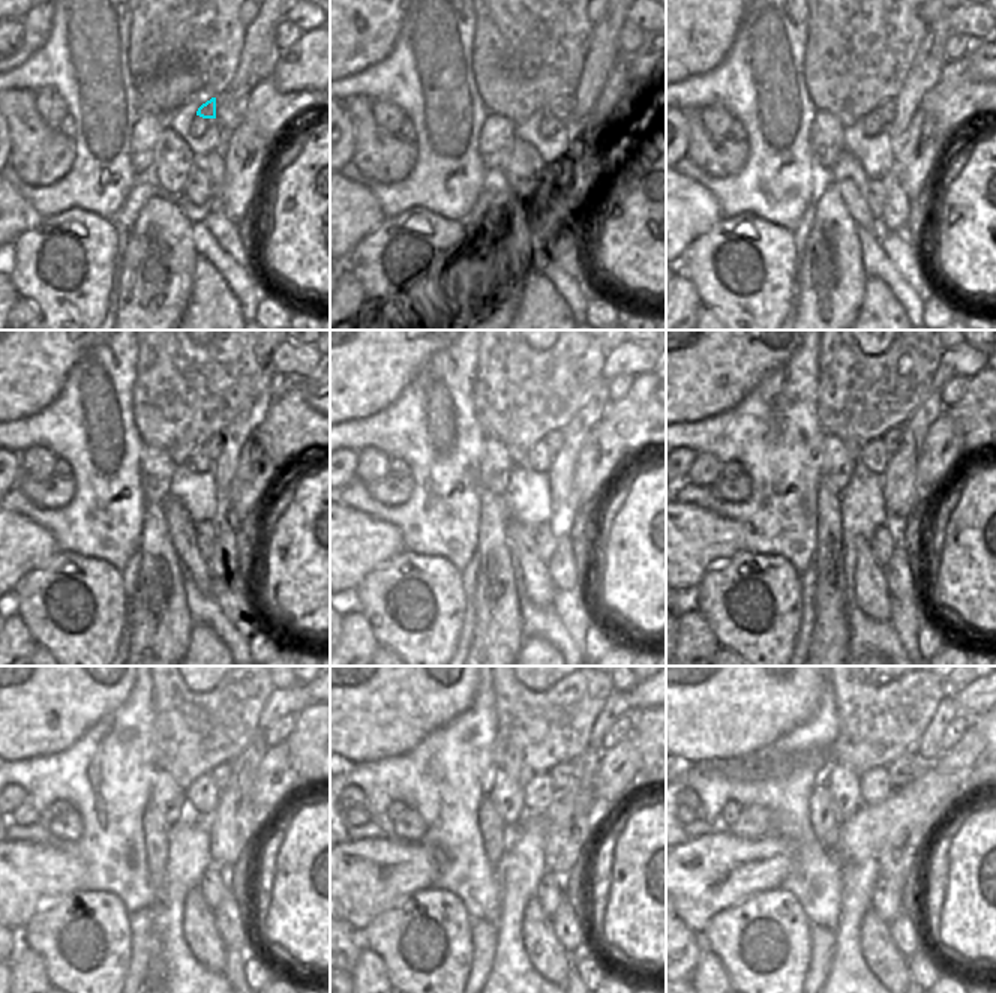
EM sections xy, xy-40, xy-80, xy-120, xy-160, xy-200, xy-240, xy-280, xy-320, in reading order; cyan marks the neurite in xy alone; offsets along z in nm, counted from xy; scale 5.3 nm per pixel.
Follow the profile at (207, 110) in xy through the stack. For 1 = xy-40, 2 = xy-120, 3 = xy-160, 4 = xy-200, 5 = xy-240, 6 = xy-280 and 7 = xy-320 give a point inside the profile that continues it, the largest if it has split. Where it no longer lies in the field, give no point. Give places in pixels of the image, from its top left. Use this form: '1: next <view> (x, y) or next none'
1: next xy-40 (558, 108)
2: next xy-120 (215, 444)
3: next xy-160 (554, 440)
4: next xy-200 (891, 438)
5: next xy-240 (221, 774)
6: next xy-280 (561, 774)
7: next xy-320 (906, 767)

